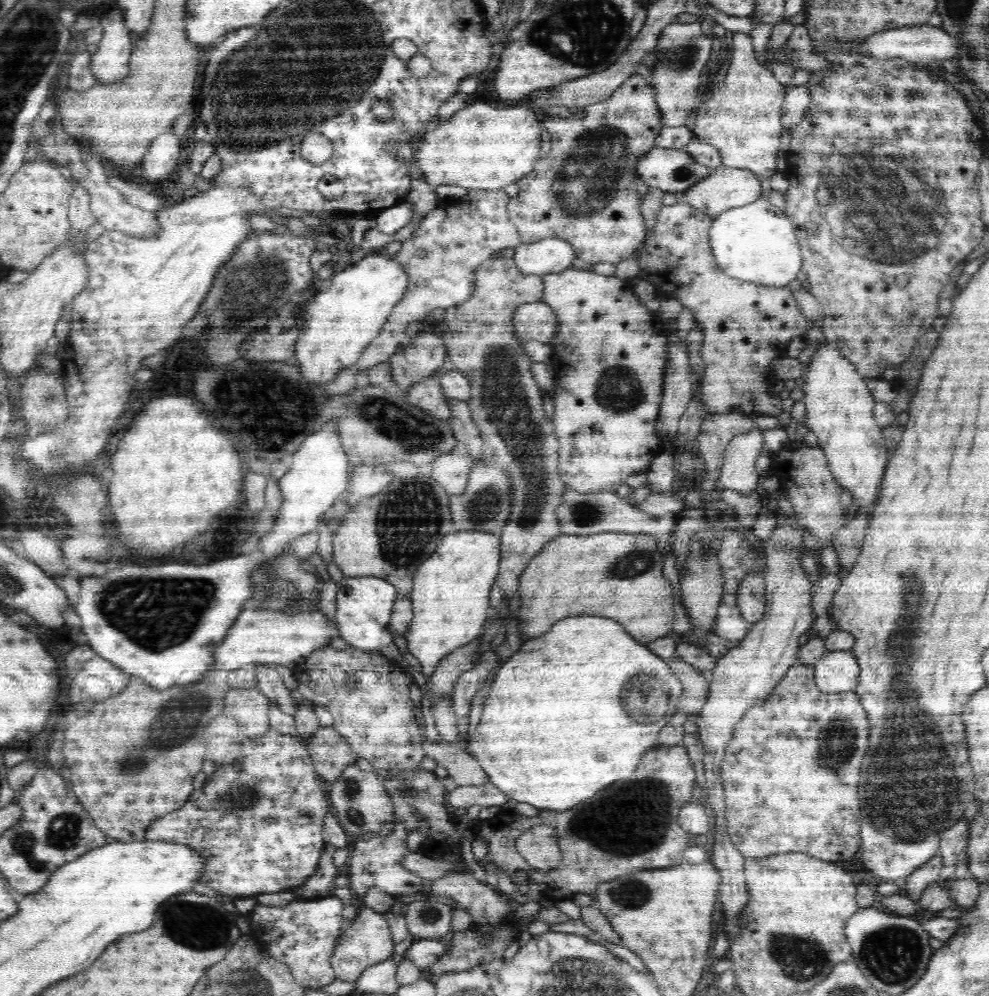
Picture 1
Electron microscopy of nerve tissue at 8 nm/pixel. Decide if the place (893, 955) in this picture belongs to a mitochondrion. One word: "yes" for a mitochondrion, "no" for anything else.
yes

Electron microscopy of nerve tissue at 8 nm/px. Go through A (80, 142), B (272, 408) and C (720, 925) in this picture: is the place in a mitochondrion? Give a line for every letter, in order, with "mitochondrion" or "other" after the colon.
A: other
B: mitochondrion
C: other

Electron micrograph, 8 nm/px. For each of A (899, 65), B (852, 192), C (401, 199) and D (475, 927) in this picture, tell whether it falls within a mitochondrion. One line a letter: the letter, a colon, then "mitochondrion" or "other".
A: other
B: mitochondrion
C: other
D: other

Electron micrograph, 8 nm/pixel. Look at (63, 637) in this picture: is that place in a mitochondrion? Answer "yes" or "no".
no

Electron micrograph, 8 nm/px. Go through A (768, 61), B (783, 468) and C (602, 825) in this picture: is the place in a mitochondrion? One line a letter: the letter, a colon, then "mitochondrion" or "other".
A: other
B: other
C: mitochondrion

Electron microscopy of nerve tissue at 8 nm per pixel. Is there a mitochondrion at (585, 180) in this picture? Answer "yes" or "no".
yes

